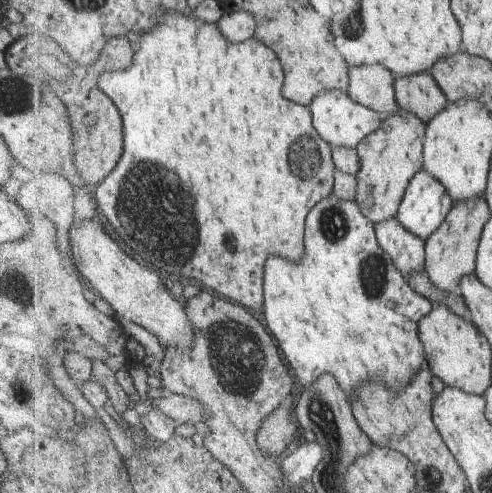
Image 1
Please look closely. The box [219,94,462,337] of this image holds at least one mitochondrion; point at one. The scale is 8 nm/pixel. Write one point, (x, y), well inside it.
(372, 269)

